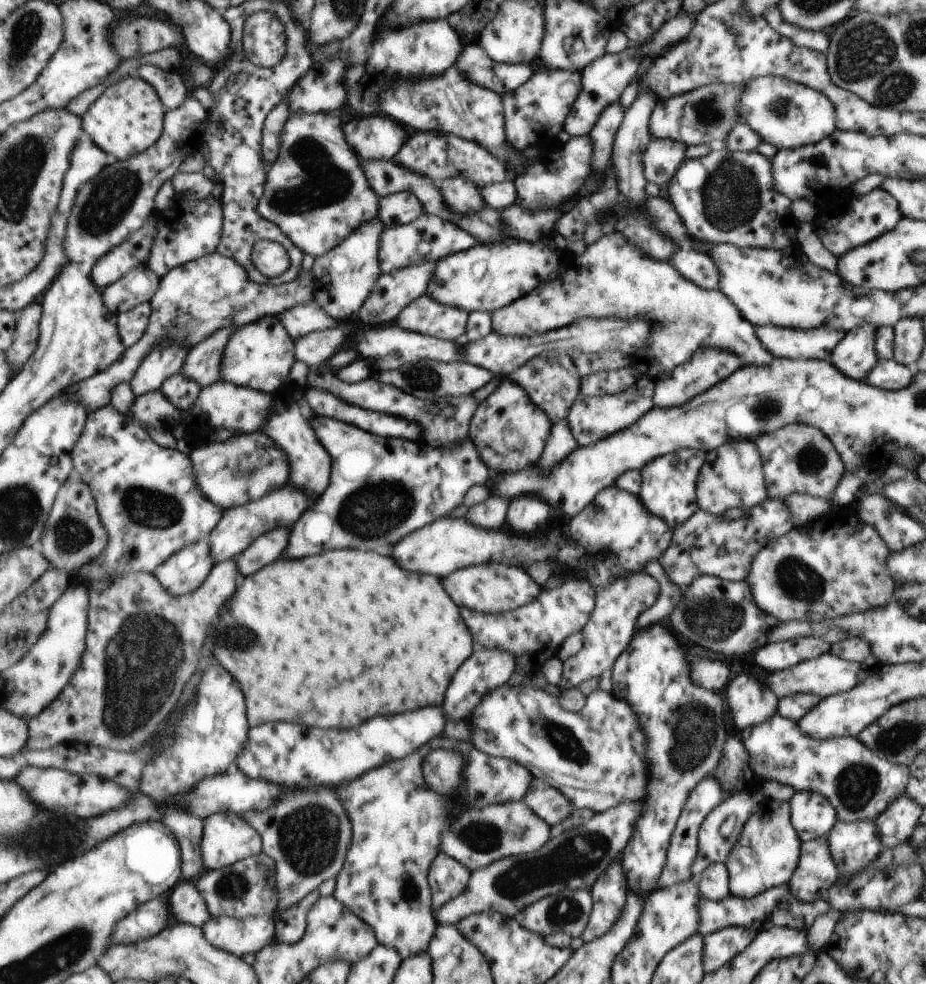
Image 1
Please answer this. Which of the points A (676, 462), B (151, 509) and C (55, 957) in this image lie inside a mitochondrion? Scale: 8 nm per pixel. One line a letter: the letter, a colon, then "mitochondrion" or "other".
A: mitochondrion
B: mitochondrion
C: mitochondrion

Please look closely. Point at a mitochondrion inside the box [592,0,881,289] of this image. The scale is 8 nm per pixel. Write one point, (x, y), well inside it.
(730, 194)

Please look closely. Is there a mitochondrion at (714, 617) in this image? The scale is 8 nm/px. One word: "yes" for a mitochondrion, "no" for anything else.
yes

